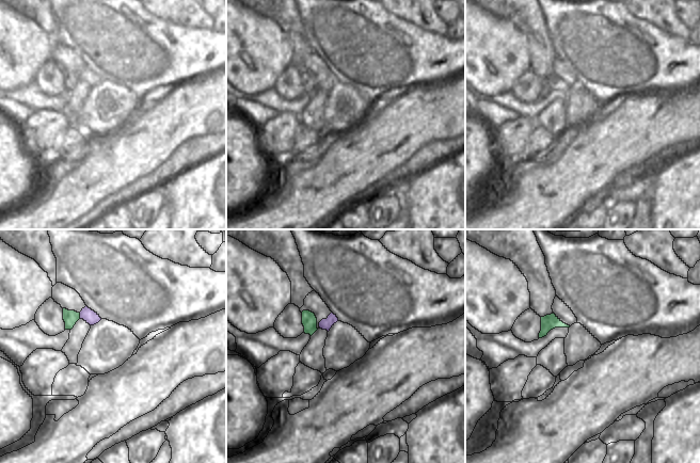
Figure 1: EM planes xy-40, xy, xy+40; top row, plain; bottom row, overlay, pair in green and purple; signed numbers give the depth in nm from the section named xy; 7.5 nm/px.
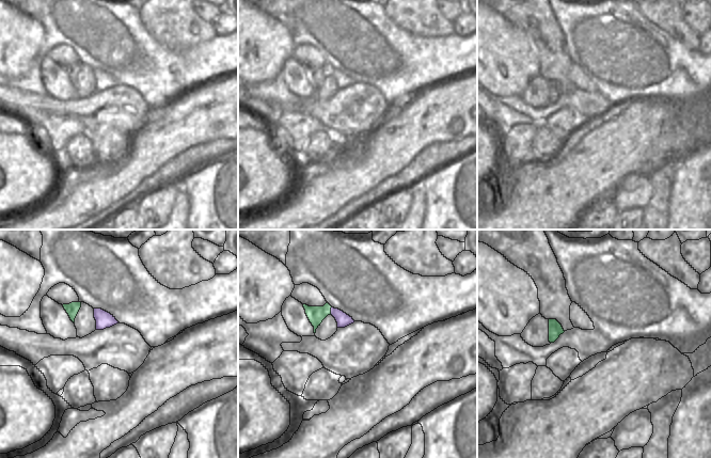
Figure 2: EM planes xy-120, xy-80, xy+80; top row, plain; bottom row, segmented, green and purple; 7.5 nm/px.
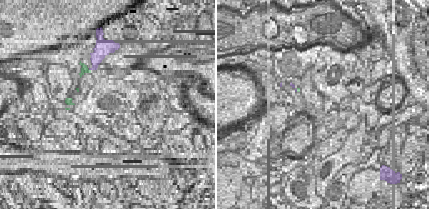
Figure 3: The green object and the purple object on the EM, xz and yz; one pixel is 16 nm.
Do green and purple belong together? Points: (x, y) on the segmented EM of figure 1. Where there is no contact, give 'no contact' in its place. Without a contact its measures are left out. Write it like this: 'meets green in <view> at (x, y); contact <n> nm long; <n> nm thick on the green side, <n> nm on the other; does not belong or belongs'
meets green in xy-40 at (79, 316); contact 50 nm long; 110 nm thick on the green side, 100 nm on the other; does not belong

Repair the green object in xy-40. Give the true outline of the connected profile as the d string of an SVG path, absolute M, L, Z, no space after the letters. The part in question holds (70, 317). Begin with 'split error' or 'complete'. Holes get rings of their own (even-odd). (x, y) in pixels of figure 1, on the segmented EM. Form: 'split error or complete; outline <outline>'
complete; outline M63 308L63 320L65 322L65 330L71 330L79 319L80 313Z

